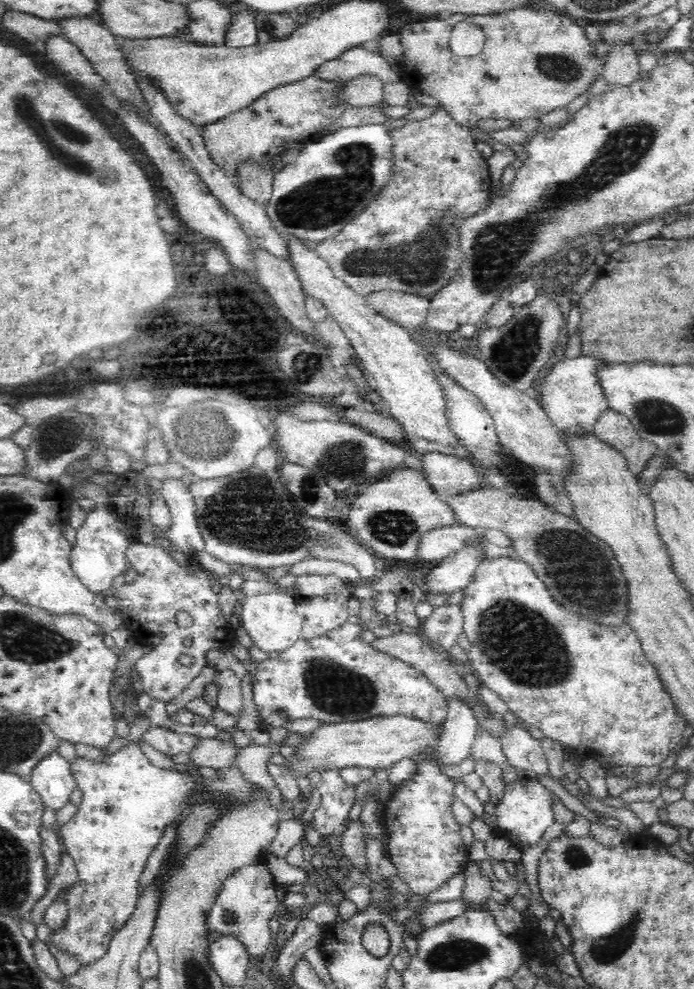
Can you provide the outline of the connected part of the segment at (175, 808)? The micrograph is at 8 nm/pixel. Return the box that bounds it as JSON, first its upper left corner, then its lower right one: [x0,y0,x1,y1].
[48,742,198,967]

